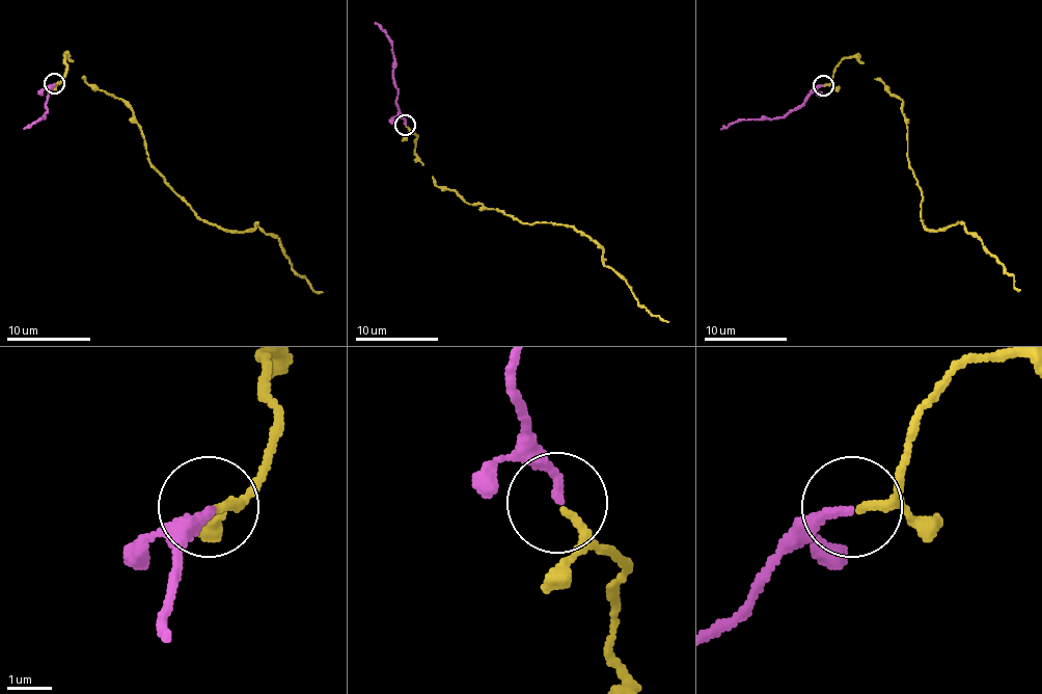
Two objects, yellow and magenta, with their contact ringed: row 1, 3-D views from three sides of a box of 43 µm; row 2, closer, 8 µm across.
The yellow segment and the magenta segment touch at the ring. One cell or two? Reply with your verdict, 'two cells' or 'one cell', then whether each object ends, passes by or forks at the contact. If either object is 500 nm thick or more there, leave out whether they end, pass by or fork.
one cell; yellow passes by; magenta ends

